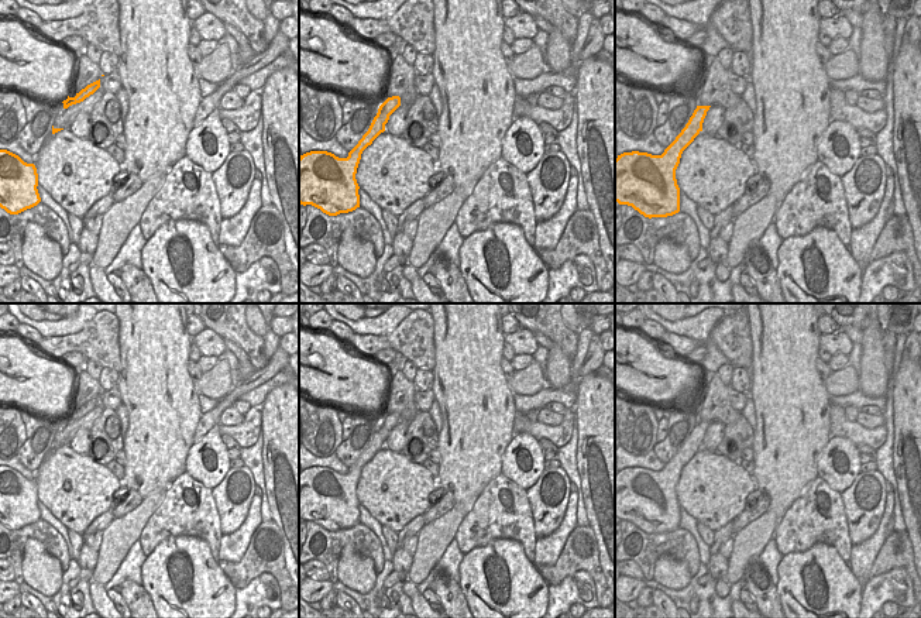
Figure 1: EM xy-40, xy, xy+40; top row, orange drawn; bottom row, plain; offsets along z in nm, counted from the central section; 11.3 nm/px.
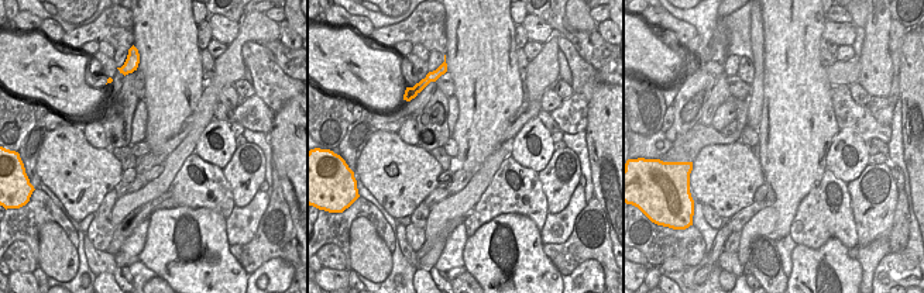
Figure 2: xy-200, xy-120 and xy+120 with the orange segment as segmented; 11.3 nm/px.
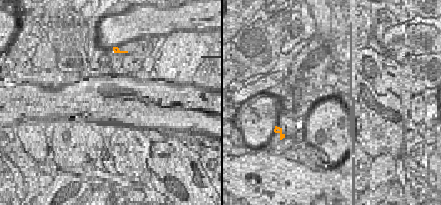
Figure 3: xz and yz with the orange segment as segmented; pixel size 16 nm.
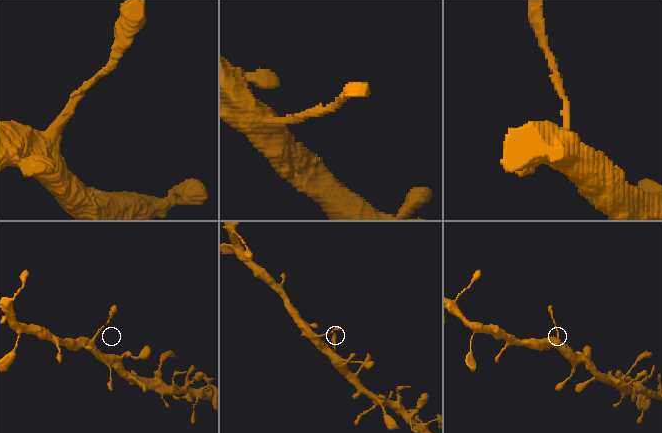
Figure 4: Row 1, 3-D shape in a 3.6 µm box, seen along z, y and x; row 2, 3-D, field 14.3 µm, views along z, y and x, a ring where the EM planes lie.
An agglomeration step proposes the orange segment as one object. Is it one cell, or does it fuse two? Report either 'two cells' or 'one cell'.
one cell

